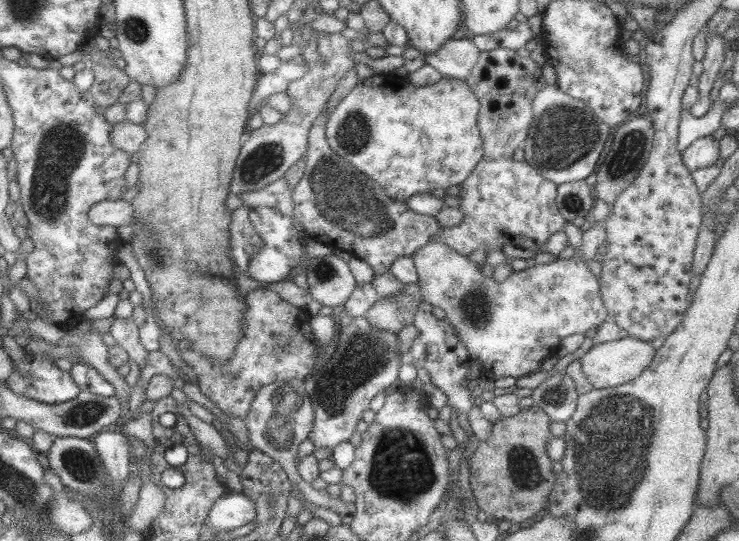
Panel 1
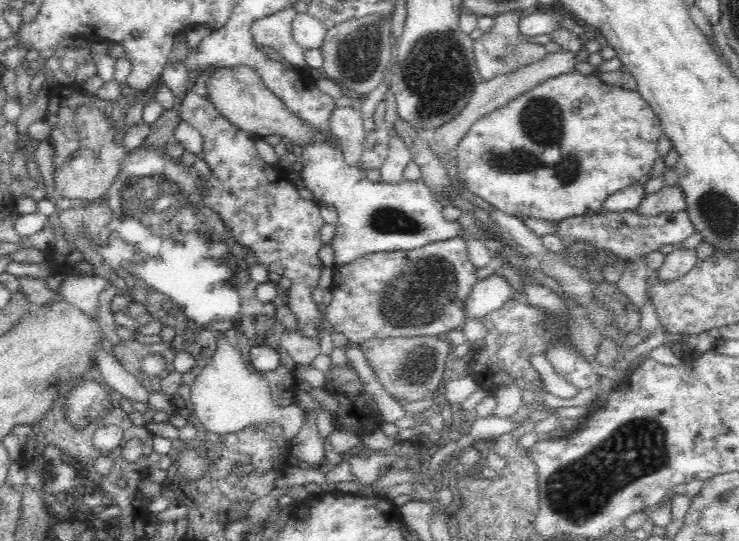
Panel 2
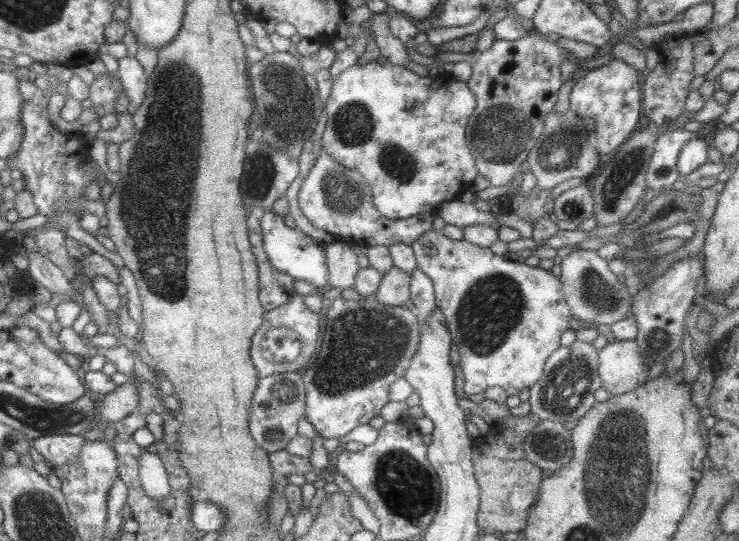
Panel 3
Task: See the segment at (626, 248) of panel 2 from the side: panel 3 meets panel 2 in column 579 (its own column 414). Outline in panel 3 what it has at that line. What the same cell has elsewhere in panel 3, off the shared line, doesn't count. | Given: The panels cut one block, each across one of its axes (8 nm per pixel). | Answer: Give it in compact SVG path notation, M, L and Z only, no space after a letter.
M322 147L316 162L303 180L299 192L299 205L304 216L314 227L331 234L335 240L361 248L389 248L391 244L396 243L411 245L421 234L431 230L431 223L435 217L433 213L422 213L395 221L383 217L374 208L370 186L366 184L365 177L335 160L334 156Z

